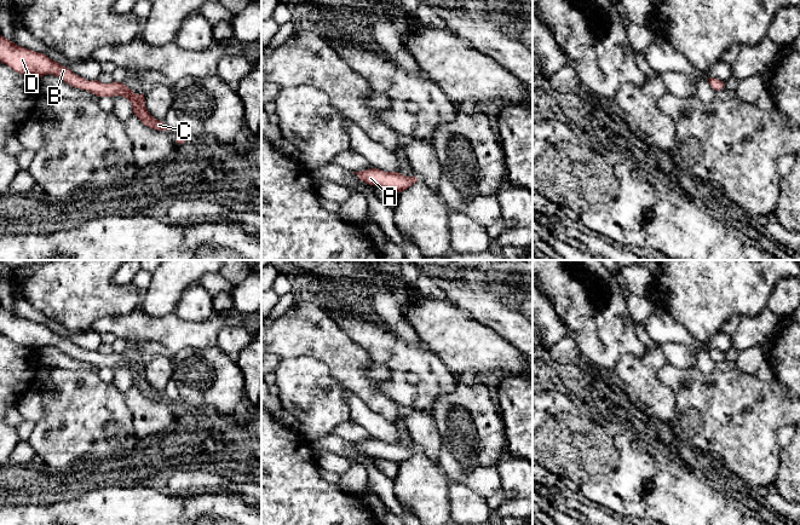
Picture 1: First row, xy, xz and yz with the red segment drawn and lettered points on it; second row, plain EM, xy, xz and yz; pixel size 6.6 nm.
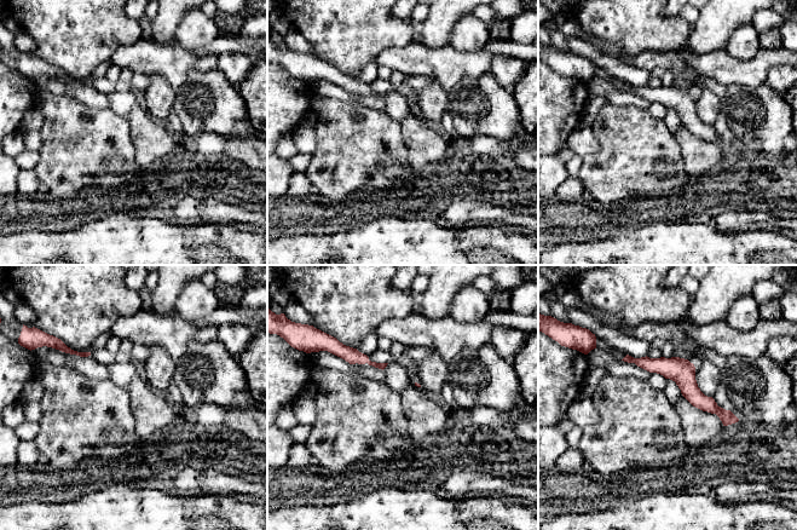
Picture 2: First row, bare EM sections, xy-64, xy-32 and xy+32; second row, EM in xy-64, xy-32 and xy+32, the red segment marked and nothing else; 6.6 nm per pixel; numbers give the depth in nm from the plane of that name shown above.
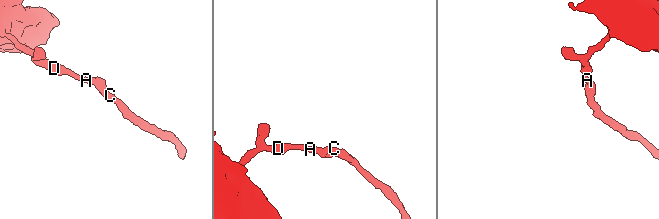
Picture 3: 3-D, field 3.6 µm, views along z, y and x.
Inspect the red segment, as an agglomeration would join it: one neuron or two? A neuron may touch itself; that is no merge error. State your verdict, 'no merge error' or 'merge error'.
no merge error

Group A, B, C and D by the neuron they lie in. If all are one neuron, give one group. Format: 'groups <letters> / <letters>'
groups A B C D

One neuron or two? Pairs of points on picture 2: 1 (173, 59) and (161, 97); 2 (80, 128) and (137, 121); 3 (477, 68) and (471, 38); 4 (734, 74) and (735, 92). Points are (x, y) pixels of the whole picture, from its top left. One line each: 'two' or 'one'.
1: two
2: two
3: two
4: two

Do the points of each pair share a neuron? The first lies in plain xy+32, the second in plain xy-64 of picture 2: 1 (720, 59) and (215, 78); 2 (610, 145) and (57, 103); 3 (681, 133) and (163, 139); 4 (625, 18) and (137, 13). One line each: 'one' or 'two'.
1: two
2: one
3: one
4: two

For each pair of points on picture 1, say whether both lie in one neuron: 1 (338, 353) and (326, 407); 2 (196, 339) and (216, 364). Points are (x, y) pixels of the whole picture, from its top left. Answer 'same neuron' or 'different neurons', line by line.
1: different neurons
2: different neurons

